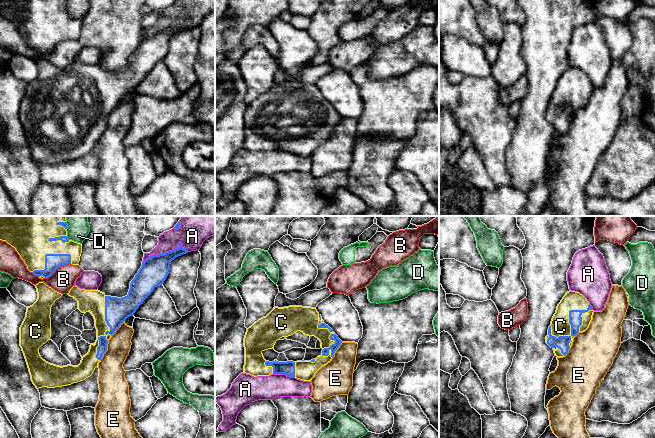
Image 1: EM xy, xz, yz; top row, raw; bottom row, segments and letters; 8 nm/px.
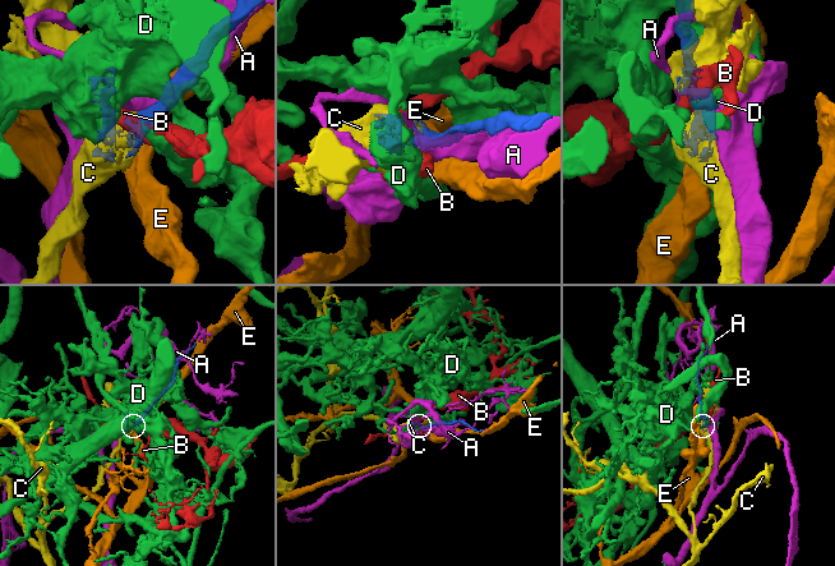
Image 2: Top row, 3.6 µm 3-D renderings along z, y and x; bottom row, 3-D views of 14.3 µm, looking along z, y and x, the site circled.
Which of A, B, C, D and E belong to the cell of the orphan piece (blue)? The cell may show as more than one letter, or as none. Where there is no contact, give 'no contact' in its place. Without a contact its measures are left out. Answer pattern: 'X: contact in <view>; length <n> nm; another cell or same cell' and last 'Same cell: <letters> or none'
A: contact in xy; length 380 nm; another cell
B: contact in xy; length 240 nm; another cell
C: contact in yz; length 460 nm; same cell
D: contact in xy; length 40 nm; another cell
E: contact in xy; length 180 nm; another cell
Same cell: C

